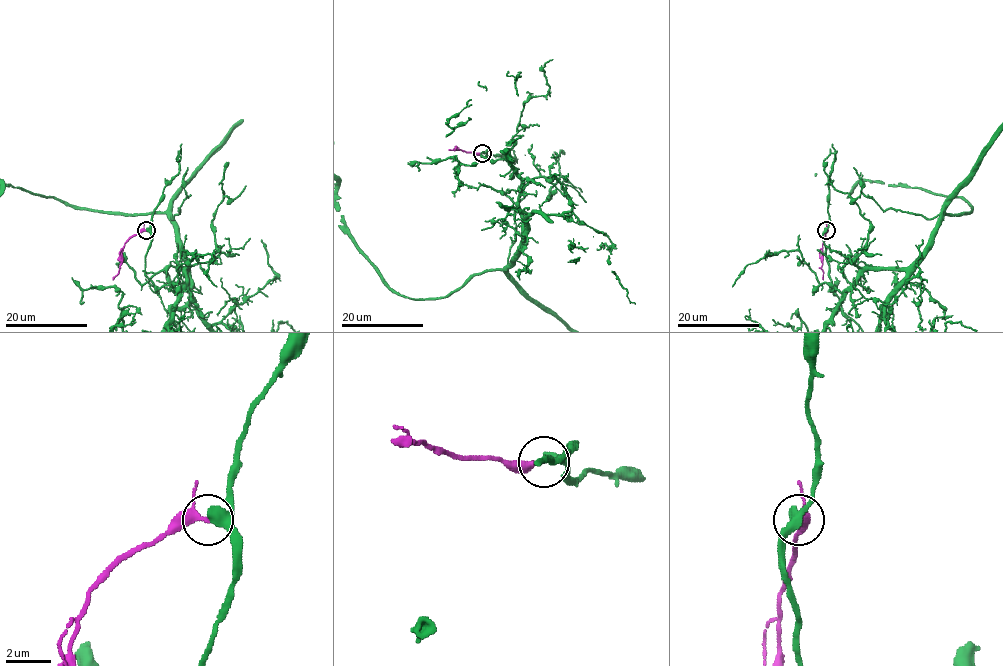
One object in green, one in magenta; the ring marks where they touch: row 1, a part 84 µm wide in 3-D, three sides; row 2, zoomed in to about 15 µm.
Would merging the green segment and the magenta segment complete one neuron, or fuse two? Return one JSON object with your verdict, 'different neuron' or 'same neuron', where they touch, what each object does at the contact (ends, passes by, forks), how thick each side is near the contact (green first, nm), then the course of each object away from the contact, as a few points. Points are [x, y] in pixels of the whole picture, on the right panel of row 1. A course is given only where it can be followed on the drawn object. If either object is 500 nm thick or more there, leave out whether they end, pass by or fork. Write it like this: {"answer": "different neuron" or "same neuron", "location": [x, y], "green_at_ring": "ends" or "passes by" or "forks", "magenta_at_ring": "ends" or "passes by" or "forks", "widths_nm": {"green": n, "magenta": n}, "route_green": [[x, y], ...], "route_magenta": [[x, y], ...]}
{"answer": "different neuron", "location": [826, 230], "green_at_ring": "passes by", "magenta_at_ring": "passes by", "widths_nm": {"green": 400, "magenta": 240}, "route_magenta": [[826, 230], [822, 244], [823, 280]]}

